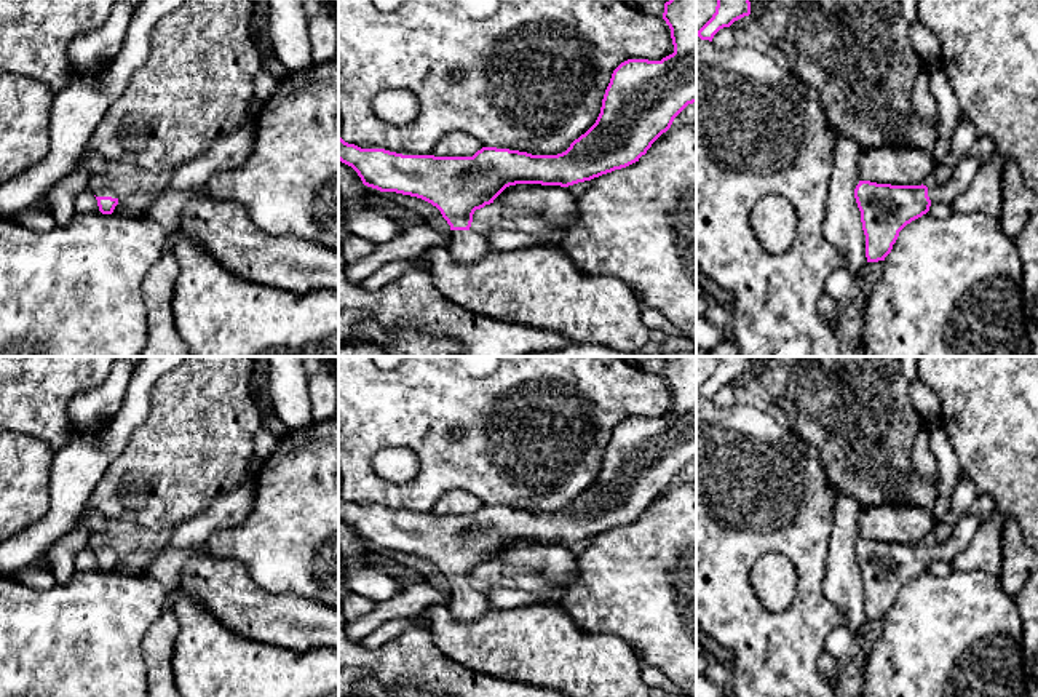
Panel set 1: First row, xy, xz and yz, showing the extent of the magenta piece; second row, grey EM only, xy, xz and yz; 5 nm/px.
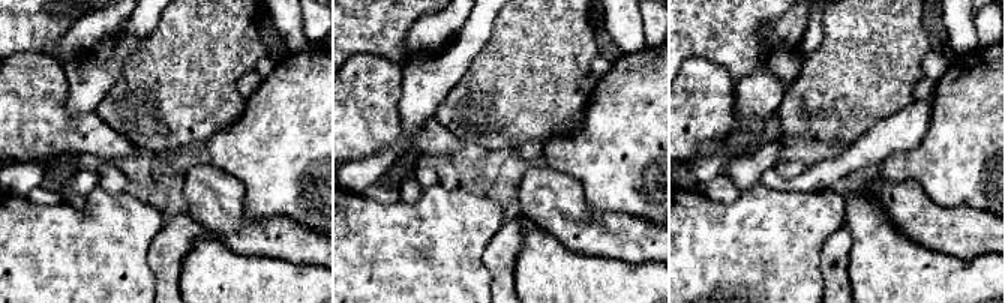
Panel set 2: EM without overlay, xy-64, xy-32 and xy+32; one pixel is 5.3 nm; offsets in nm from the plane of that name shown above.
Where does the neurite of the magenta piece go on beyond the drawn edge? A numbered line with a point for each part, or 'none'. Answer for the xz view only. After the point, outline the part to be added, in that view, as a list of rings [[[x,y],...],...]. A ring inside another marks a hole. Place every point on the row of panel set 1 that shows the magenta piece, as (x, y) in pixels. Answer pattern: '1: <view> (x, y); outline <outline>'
1: xz (467, 246); outline [[[471,229],[452,230],[450,245],[447,248],[452,259],[458,264],[476,262],[493,251],[484,235],[479,235]]]

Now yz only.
1: yz (965, 168); outline [[[961,157],[953,160],[953,171],[949,181],[928,187],[931,203],[952,203],[974,179],[981,168],[977,157]]]

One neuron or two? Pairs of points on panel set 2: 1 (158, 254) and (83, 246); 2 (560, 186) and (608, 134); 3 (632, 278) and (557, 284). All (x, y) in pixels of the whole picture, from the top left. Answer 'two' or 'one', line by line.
1: two
2: two
3: one

